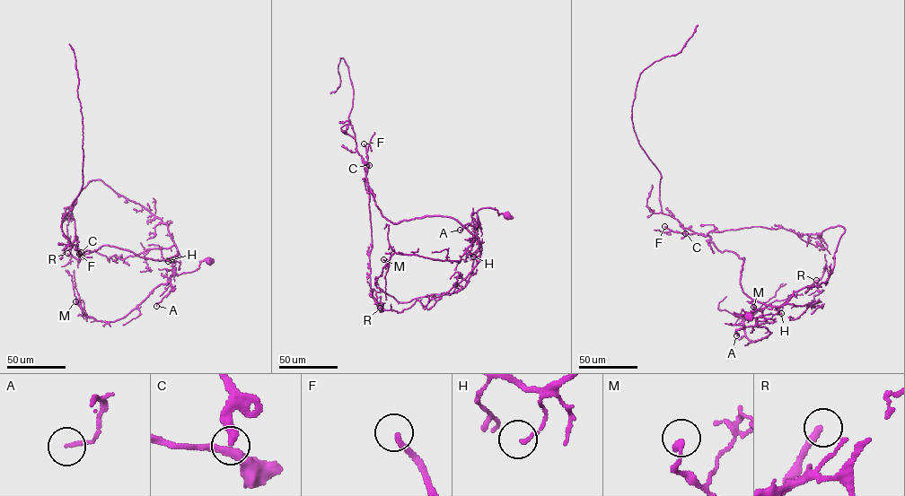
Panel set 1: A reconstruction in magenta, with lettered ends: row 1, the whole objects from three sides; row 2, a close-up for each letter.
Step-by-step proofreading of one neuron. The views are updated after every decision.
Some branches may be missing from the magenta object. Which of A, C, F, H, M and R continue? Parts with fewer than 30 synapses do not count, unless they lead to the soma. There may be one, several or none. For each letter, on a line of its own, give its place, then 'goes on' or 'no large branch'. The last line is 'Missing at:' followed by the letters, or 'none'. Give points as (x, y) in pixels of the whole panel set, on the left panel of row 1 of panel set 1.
A: (156, 306) | no large branch
C: (81, 252) | goes on
F: (79, 254) | goes on
H: (168, 261) | no large branch
M: (75, 301) | no large branch
R: (67, 253) | no large branch
Missing at: C, F

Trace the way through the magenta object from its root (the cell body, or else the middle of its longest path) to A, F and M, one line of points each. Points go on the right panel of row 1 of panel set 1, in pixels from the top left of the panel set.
A: (750, 316), (747, 312), (739, 316), (733, 312), (757, 318), (754, 326), (736, 329), (736, 335)
F: (750, 316), (733, 312), (758, 317), (766, 305), (742, 290), (744, 257), (720, 251), (707, 235), (664, 226)
M: (750, 316), (733, 312), (755, 317), (769, 334), (754, 341), (746, 336), (742, 322), (753, 307)

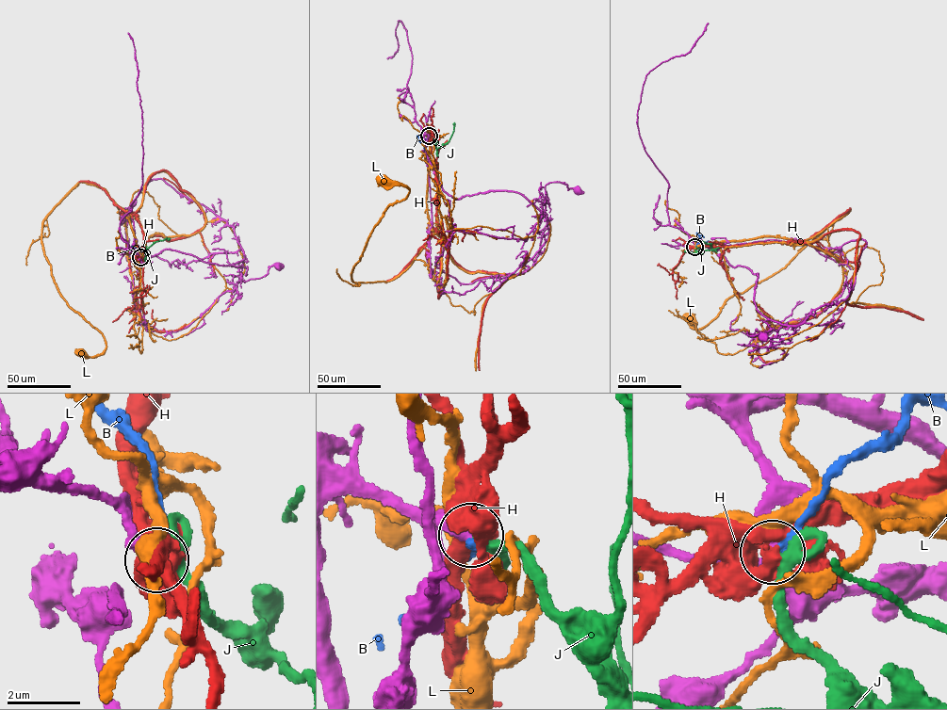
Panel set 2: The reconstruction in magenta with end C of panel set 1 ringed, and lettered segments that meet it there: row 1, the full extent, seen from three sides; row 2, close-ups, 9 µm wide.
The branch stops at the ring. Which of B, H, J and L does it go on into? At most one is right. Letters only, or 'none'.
J

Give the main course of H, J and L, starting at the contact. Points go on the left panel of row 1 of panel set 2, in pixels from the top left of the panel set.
H: (140, 256), (143, 236), (135, 212), (148, 180), (166, 170), (200, 207), (204, 224), (171, 241), (152, 236)
J: (140, 257), (145, 259), (146, 250), (155, 242), (169, 238)
L: (140, 256), (131, 214), (94, 185), (77, 183), (42, 223), (57, 289), (105, 340), (98, 355), (81, 353)

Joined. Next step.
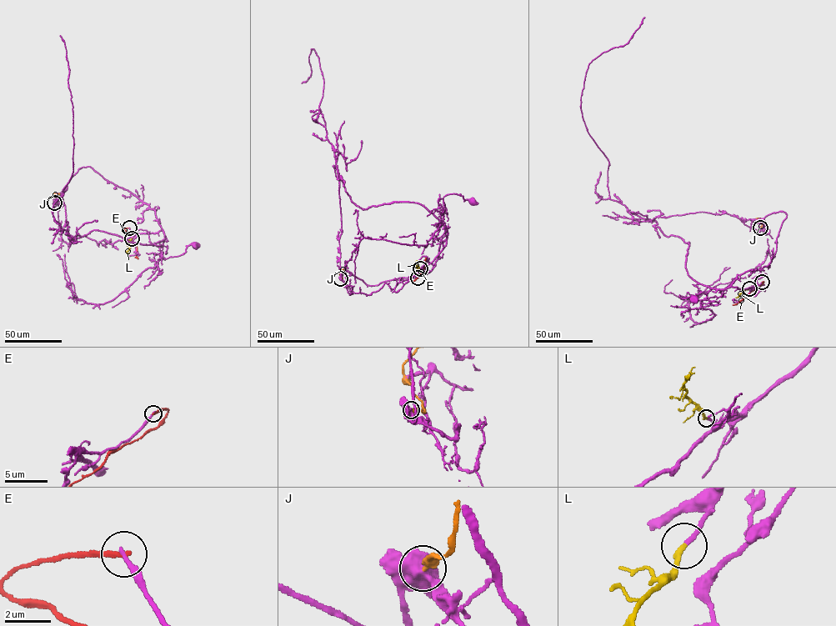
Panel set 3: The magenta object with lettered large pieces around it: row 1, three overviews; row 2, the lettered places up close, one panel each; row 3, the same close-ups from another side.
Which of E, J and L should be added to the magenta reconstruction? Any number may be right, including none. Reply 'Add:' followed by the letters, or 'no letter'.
Add: L

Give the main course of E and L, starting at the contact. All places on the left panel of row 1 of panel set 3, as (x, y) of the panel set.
E: (129, 227), (123, 229), (132, 235), (137, 258)
L: (132, 238), (127, 251), (129, 253)

